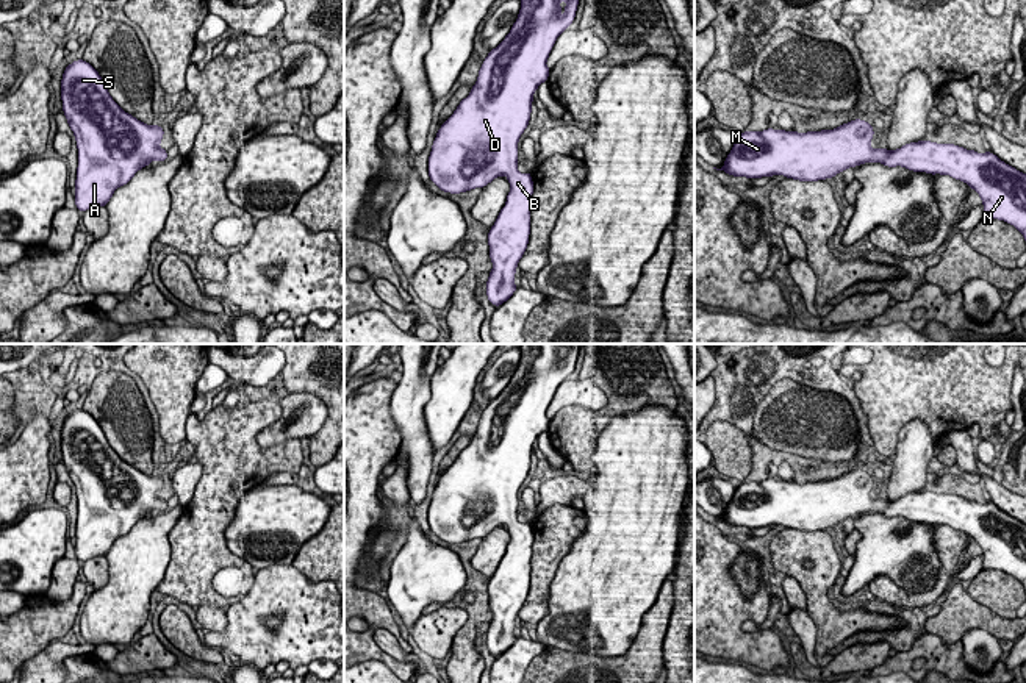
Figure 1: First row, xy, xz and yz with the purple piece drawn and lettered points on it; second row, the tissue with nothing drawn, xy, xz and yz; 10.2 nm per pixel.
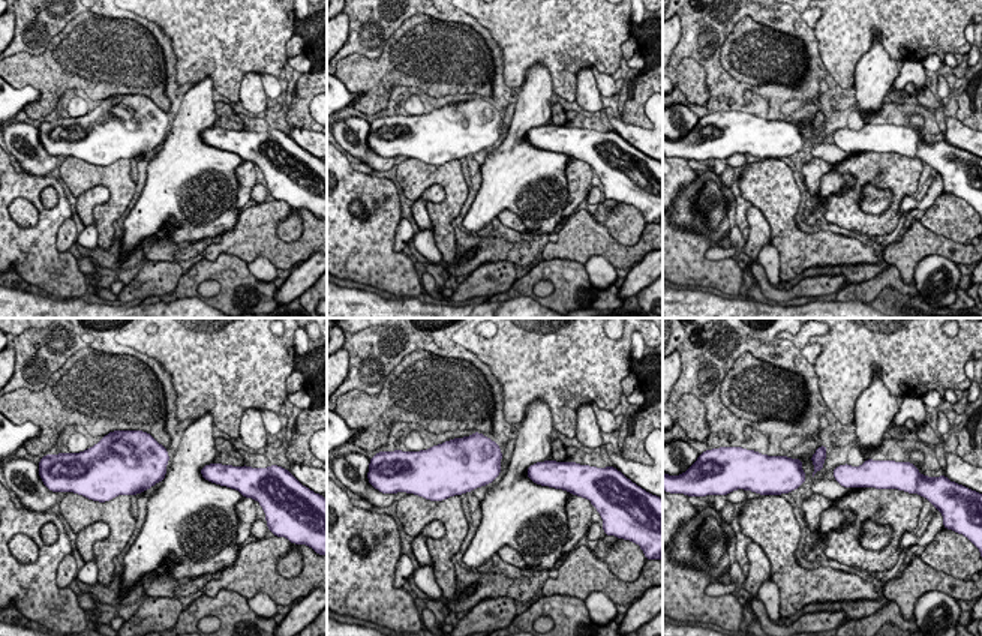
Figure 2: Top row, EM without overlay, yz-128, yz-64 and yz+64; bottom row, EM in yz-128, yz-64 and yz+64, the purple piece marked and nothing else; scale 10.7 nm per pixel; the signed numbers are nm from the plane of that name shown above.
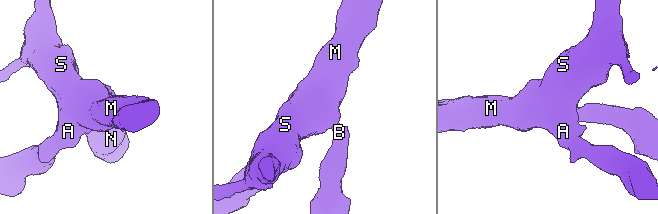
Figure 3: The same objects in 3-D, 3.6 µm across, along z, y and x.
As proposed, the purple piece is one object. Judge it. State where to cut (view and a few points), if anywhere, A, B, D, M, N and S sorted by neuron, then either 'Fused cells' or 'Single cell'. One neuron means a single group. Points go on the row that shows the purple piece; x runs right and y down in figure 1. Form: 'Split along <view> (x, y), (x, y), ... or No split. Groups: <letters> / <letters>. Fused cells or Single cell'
No split. Groups: A B D M N S. Single cell

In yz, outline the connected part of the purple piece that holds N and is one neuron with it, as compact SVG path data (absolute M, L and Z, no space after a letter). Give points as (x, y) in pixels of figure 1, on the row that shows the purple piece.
M854 119L834 130L785 131L766 128L735 138L723 170L749 180L784 175L799 181L834 178L848 167L882 163L913 172L949 175L967 183L982 198L982 219L1013 225L1026 241L1026 173L992 152L978 153L954 144L909 142L893 152L873 148L873 127Z

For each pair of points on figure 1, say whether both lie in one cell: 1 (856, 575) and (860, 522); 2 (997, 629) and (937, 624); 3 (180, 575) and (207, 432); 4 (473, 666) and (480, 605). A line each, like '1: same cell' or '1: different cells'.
1: same cell
2: same cell
3: same cell
4: same cell

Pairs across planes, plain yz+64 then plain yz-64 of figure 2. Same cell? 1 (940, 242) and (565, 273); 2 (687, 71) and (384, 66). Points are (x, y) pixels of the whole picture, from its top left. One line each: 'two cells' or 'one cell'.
1: two cells
2: one cell

